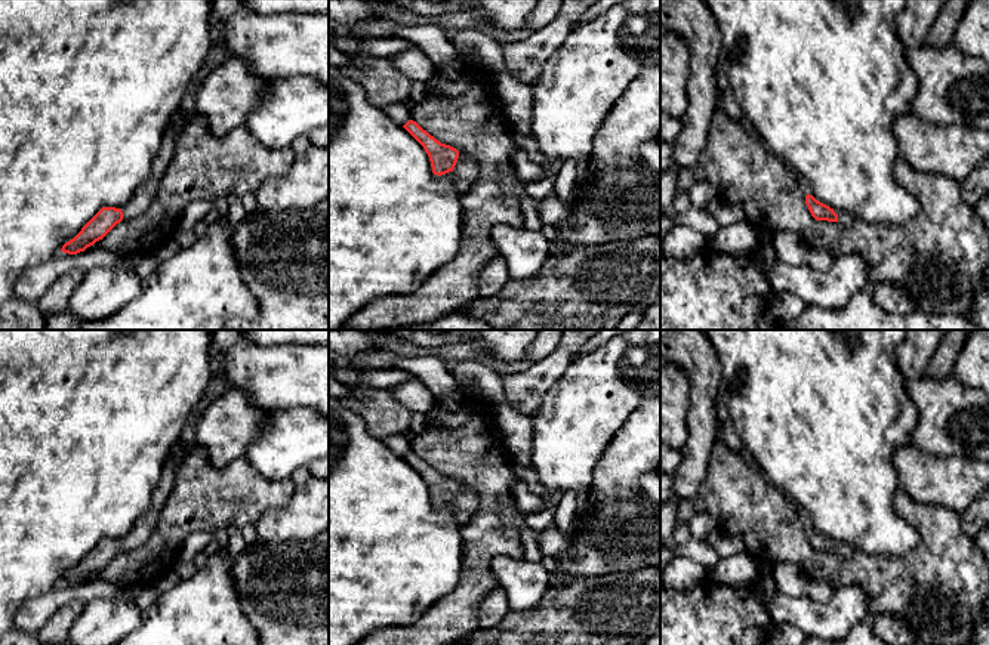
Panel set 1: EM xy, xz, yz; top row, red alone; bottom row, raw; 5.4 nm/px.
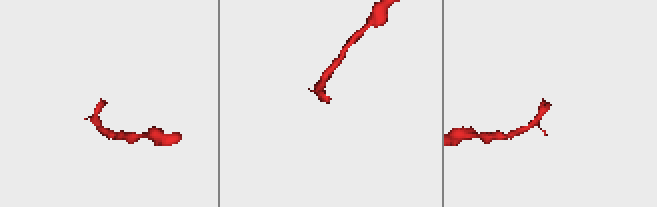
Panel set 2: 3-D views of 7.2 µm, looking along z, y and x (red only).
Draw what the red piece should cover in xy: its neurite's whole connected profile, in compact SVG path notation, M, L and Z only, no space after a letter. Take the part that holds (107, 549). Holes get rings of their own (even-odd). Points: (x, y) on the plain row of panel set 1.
M173 456L163 467L161 479L152 491L151 504L121 538L102 538L68 574L65 574L61 583L68 586L77 586L102 571L117 555L123 550L133 550L141 547L151 536L158 522L160 512L167 500L175 484L175 462Z

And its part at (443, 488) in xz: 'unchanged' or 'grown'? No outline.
grown

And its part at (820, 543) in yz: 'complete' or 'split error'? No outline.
split error

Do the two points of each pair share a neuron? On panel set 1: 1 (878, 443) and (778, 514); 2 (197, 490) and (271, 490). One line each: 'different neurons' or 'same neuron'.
1: different neurons
2: same neuron

